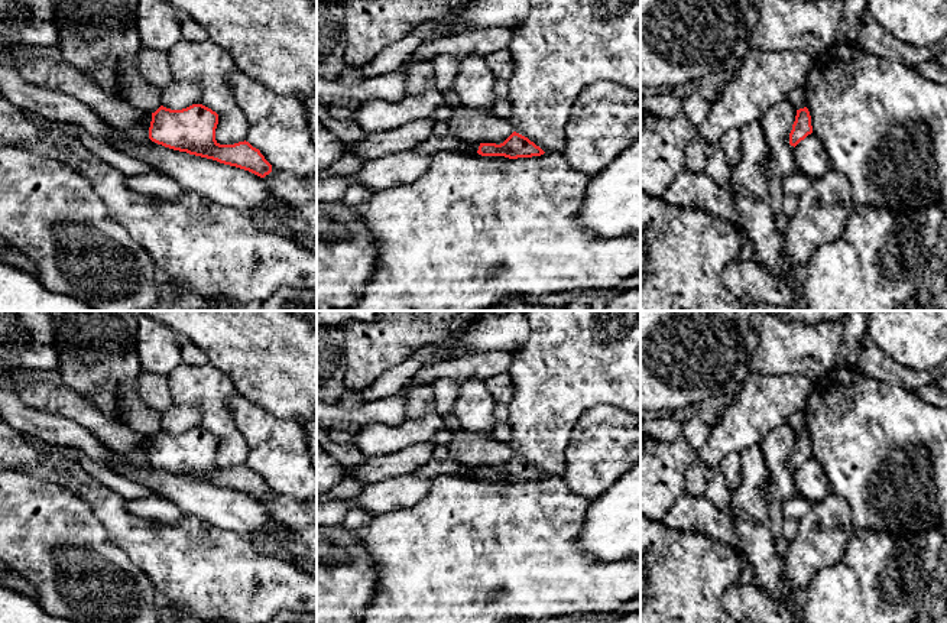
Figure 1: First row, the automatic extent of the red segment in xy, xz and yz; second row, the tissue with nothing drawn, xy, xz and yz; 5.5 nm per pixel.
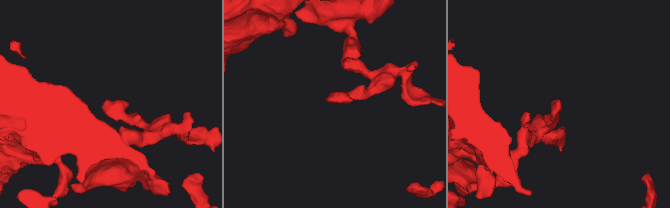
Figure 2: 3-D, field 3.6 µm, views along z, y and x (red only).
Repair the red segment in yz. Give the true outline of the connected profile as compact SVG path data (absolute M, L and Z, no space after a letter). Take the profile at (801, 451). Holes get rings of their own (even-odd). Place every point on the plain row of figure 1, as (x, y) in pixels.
M807 431L797 434L795 445L789 457L789 468L797 470L808 458L813 457L811 439Z

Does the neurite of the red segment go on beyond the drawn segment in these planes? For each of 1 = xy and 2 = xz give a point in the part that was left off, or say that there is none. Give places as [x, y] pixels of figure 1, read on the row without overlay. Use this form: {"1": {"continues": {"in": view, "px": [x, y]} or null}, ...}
{"1": {"continues": null}, "2": {"continues": null}}

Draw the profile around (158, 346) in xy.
M147 315L137 317L136 351L142 371L168 379L175 405L198 405L202 409L198 428L218 438L217 467L244 465L247 444L237 431L227 405L236 392L231 379L210 363L200 367L185 364L181 360L181 337Z

